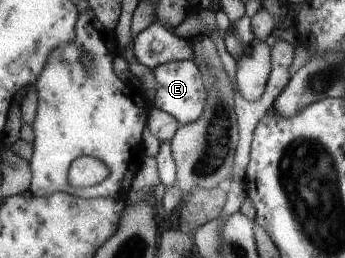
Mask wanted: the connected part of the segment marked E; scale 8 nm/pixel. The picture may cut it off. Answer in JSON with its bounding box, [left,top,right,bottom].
[151,60,205,123]

